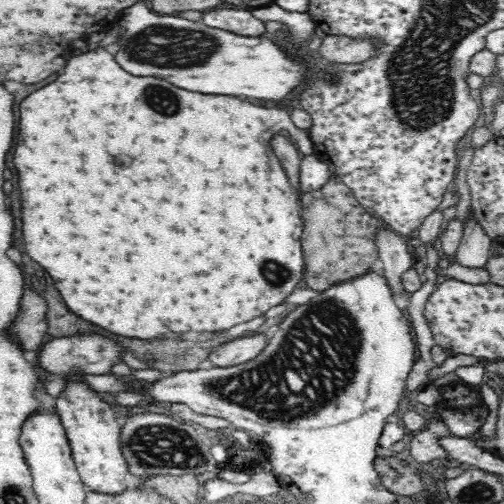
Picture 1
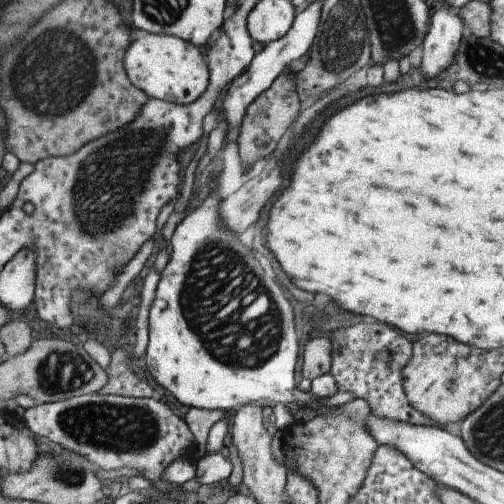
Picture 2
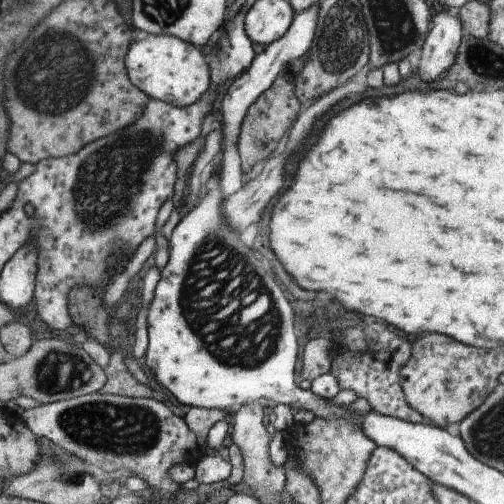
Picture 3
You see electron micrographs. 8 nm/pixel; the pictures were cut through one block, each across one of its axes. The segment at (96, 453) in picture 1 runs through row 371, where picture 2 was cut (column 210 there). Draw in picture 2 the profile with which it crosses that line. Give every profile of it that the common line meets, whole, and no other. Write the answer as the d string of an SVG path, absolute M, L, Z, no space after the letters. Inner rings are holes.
M145 34L143 38L135 38L133 44L129 44L125 56L123 56L123 64L127 68L127 76L131 78L131 82L147 92L149 98L161 98L167 102L195 102L199 96L203 96L203 92L207 92L209 84L211 84L211 68L207 66L207 58L201 54L201 50L197 46L193 46L187 40L181 40L177 36L165 36L165 34Z

